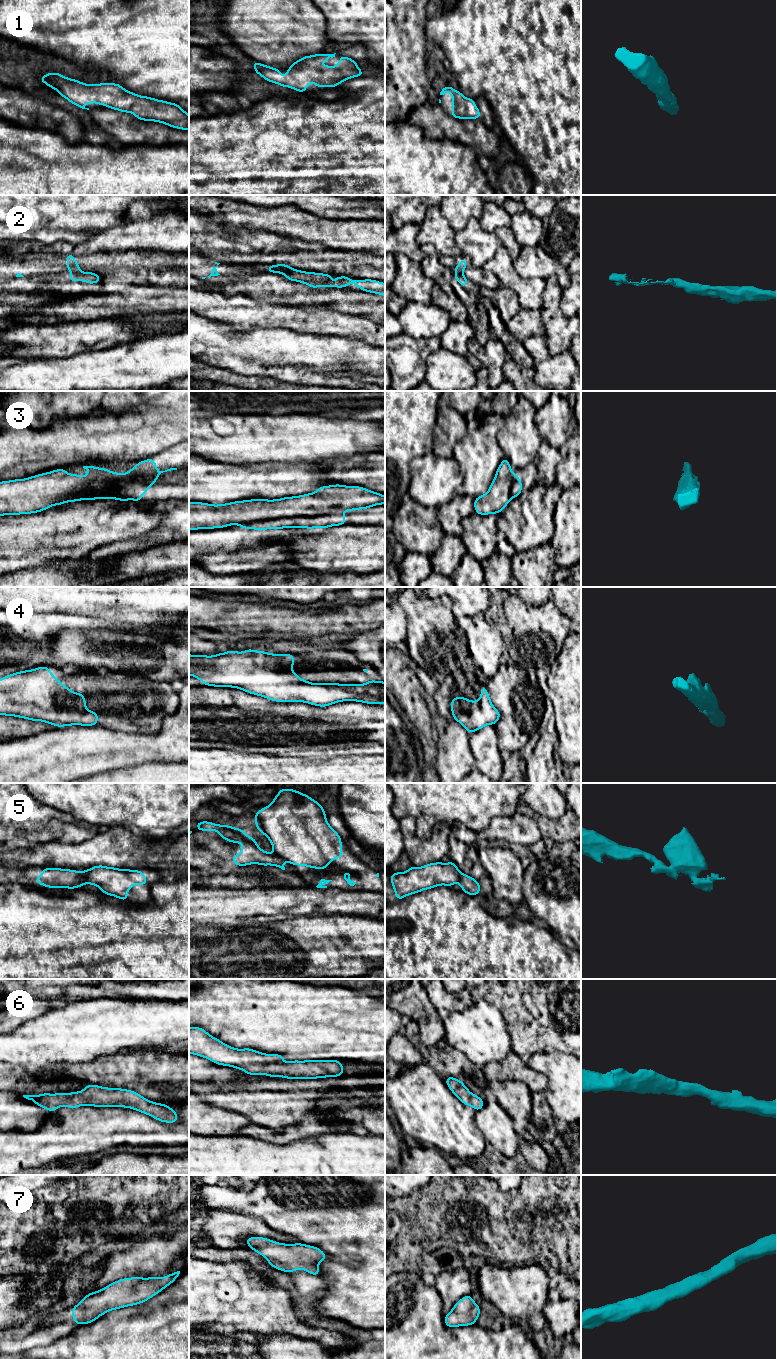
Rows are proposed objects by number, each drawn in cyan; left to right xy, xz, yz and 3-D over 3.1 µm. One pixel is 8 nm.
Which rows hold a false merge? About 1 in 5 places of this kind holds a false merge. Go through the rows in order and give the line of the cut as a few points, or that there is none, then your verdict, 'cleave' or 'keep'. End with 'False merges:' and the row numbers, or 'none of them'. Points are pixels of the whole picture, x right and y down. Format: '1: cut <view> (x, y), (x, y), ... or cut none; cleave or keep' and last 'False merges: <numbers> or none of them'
1: cut none; keep
2: cut yz (455, 271), (462, 273); cleave
3: cut xy (158, 474), (145, 473), (134, 482), (99, 486), (85, 495); cleave
4: cut none; keep
5: cut xy (82, 871), (88, 883); cleave
6: cut none; keep
7: cut none; keep
False merges: 2, 3, 5

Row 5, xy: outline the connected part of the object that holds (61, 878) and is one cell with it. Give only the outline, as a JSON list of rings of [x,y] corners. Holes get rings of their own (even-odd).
[[[43,868],[43,872],[36,877],[36,884],[48,888],[68,888],[80,889],[84,884],[88,884],[83,871],[76,871],[62,868]]]

